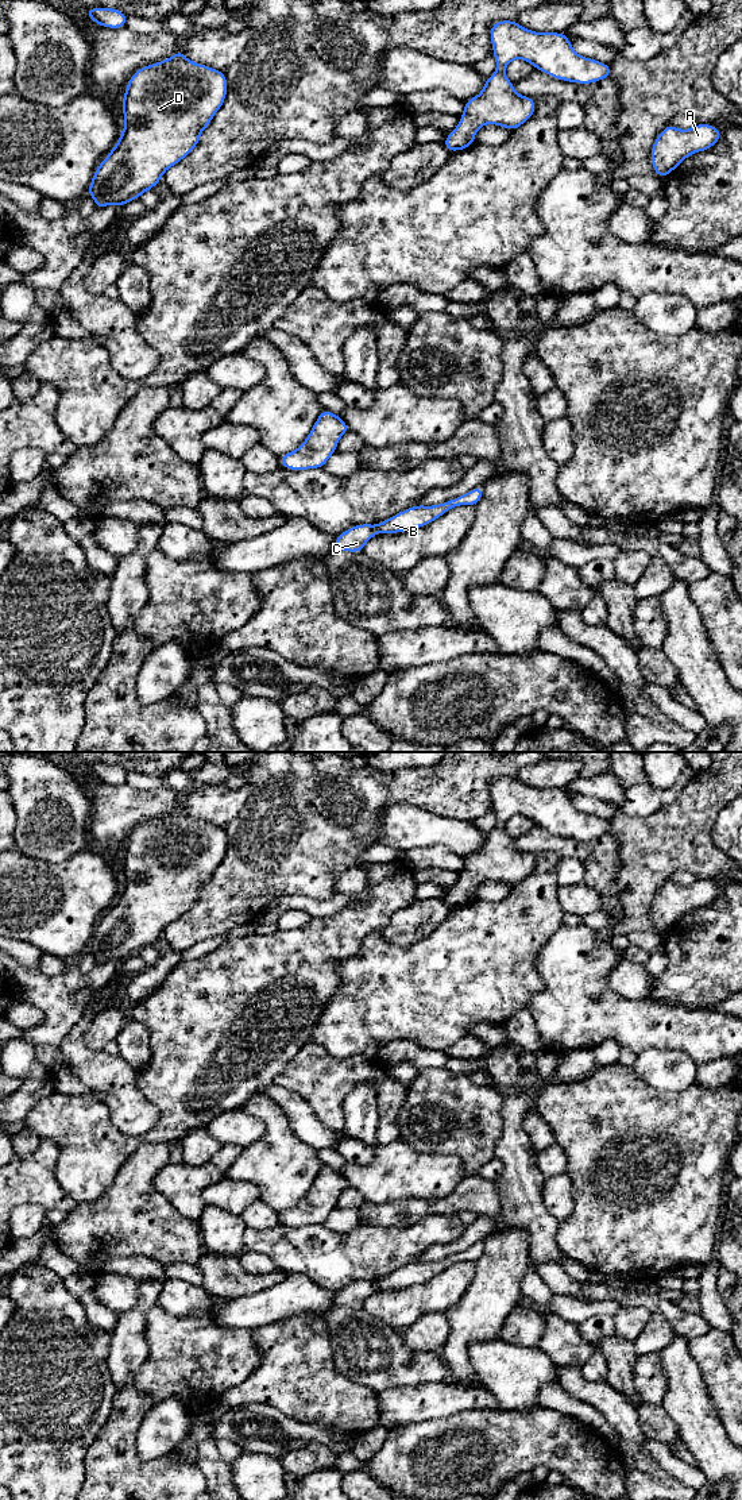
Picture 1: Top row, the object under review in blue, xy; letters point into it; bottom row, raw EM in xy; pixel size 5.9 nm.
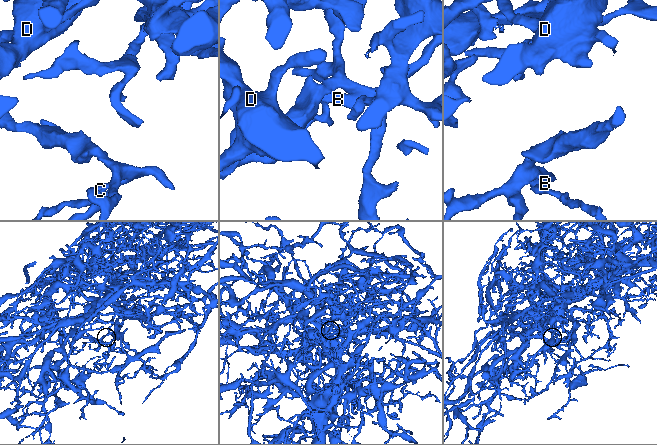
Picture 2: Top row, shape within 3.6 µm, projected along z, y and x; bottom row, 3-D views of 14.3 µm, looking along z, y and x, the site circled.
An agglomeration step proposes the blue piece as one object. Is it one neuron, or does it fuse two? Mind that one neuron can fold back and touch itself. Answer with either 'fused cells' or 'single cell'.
fused cells

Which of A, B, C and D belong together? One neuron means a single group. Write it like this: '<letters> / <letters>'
A B D / C

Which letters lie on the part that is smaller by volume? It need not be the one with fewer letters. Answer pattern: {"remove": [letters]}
{"remove": ["C"]}

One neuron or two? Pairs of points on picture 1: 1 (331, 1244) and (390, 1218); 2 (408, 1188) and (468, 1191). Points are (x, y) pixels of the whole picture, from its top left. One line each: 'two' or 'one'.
1: two
2: two

